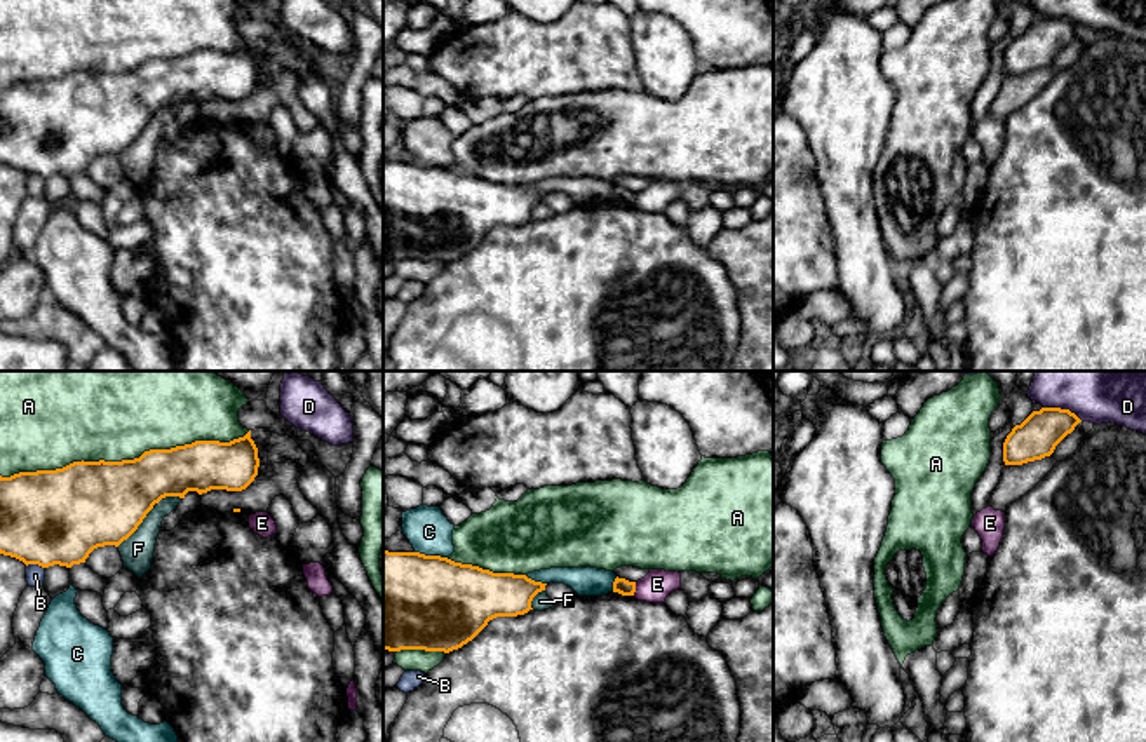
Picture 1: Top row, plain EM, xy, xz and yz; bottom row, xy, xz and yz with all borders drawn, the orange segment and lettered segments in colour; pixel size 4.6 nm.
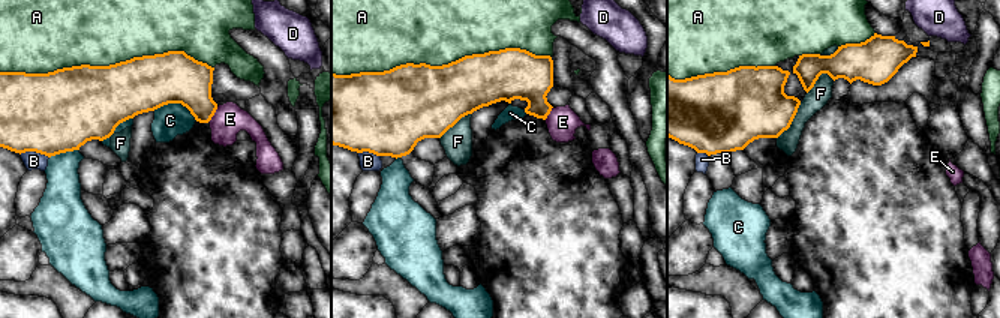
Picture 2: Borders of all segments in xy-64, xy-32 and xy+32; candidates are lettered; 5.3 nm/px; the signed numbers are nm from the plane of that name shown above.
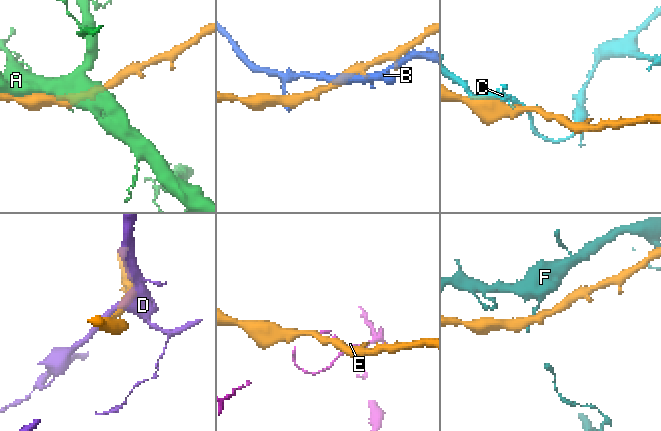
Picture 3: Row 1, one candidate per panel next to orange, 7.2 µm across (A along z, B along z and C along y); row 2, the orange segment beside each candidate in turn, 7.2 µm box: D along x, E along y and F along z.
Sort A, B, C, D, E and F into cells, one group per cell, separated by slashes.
A / B / C / D / E / F

